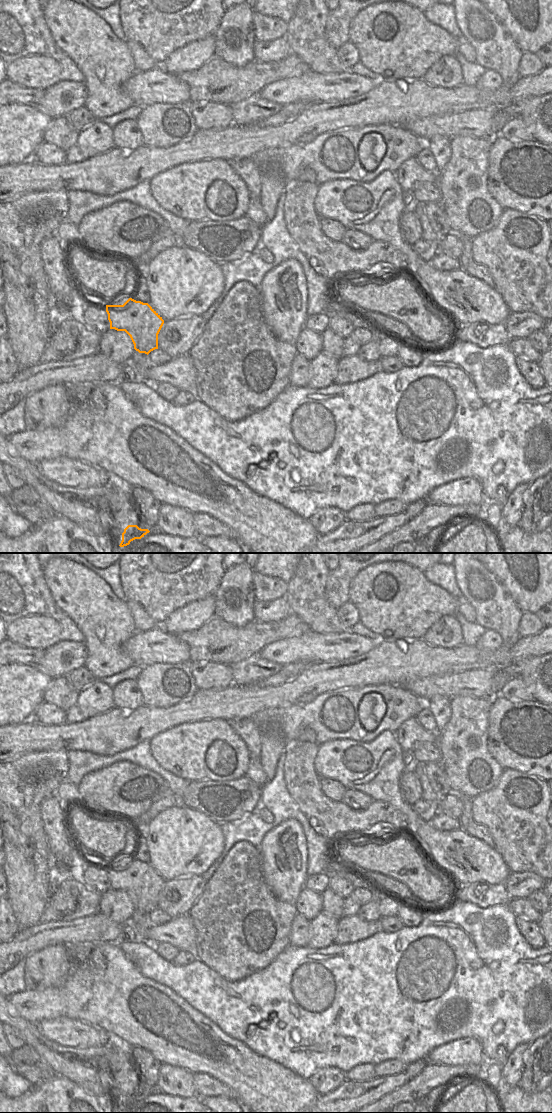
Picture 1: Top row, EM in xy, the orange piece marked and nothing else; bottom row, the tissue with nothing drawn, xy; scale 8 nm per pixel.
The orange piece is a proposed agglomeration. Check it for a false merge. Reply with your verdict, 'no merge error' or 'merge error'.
merge error

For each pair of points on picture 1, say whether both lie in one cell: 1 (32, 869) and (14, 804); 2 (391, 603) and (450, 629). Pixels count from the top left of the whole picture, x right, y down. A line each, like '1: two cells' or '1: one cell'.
1: one cell
2: two cells

